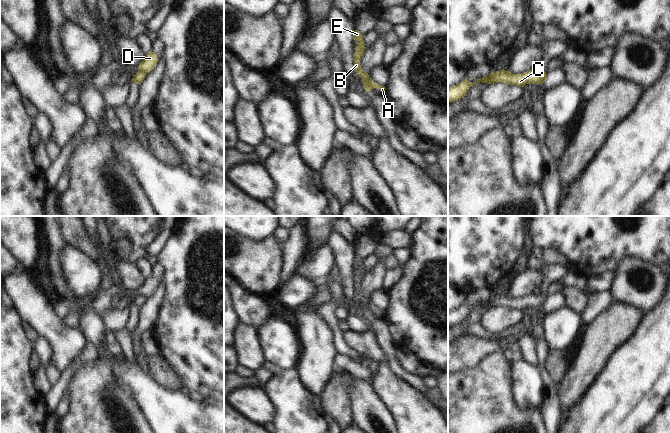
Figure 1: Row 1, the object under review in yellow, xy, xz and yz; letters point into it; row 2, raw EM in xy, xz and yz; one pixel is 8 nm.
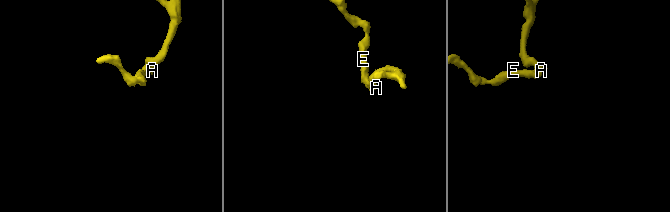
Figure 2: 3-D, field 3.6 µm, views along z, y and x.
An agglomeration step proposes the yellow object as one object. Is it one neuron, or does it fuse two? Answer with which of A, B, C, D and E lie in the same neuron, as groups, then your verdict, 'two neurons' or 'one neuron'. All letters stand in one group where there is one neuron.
groups A D / B C E; two neurons

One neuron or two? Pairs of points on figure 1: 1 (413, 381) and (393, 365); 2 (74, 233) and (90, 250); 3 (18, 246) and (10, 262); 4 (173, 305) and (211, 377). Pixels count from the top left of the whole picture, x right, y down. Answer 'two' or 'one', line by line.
1: one
2: one
3: two
4: one

